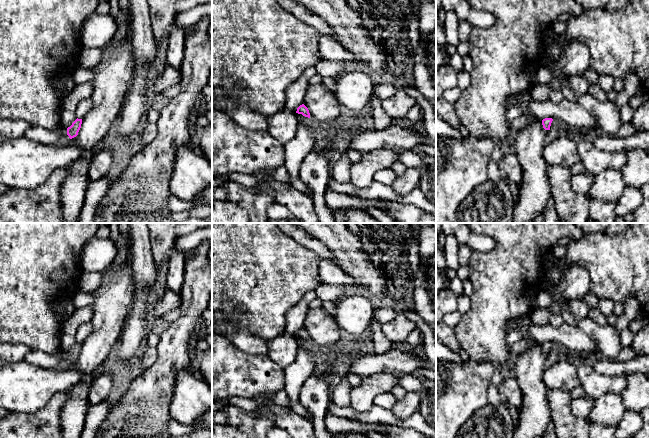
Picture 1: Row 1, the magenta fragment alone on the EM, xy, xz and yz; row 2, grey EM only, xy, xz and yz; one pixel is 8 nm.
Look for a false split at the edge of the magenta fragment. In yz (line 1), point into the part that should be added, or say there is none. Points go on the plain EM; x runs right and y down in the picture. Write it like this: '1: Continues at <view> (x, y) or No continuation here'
1: No continuation here

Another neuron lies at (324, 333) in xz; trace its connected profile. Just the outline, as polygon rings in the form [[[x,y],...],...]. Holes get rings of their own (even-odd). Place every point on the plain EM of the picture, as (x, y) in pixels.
[[[322,308],[308,311],[304,329],[309,334],[310,344],[320,351],[333,350],[344,341],[334,317]]]

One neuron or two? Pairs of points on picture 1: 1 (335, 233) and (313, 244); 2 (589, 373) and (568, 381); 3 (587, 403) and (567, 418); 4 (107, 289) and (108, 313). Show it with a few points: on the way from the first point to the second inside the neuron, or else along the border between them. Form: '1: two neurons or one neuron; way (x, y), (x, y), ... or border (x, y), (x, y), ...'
1: two neurons; border (306, 233), (318, 239), (330, 251), (334, 259)
2: two neurons; border (576, 366), (579, 383)
3: two neurons; border (571, 400), (571, 411), (578, 417), (588, 418)
4: one neuron; way (108, 295), (108, 307)

